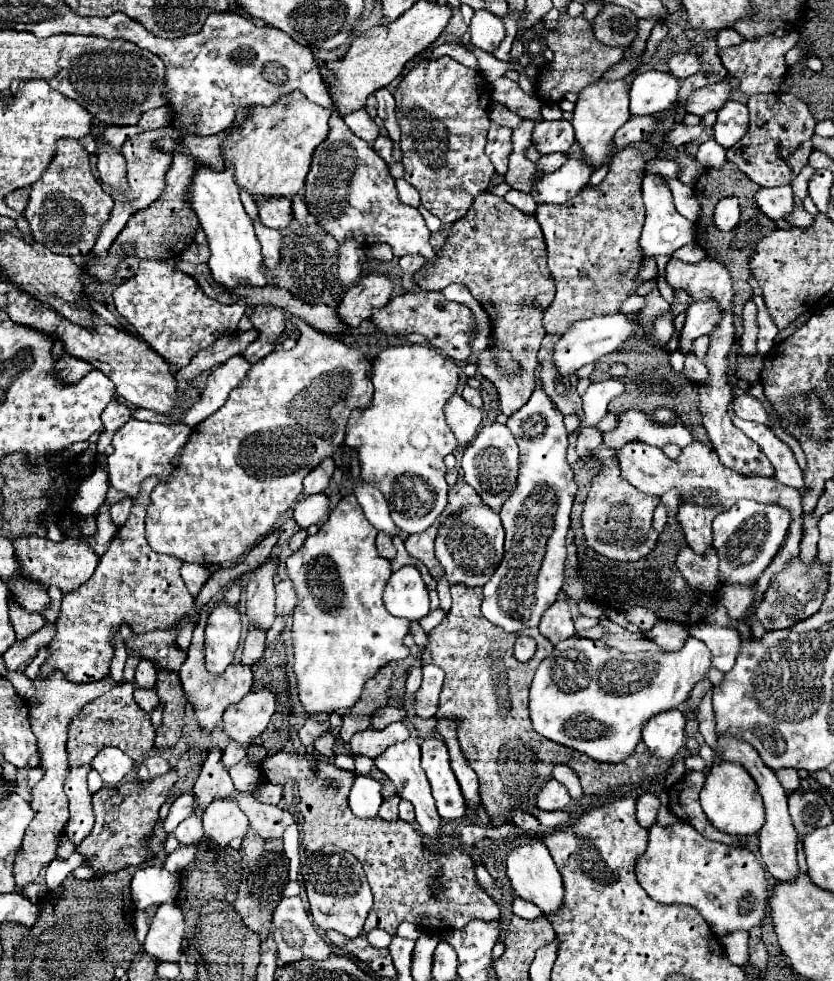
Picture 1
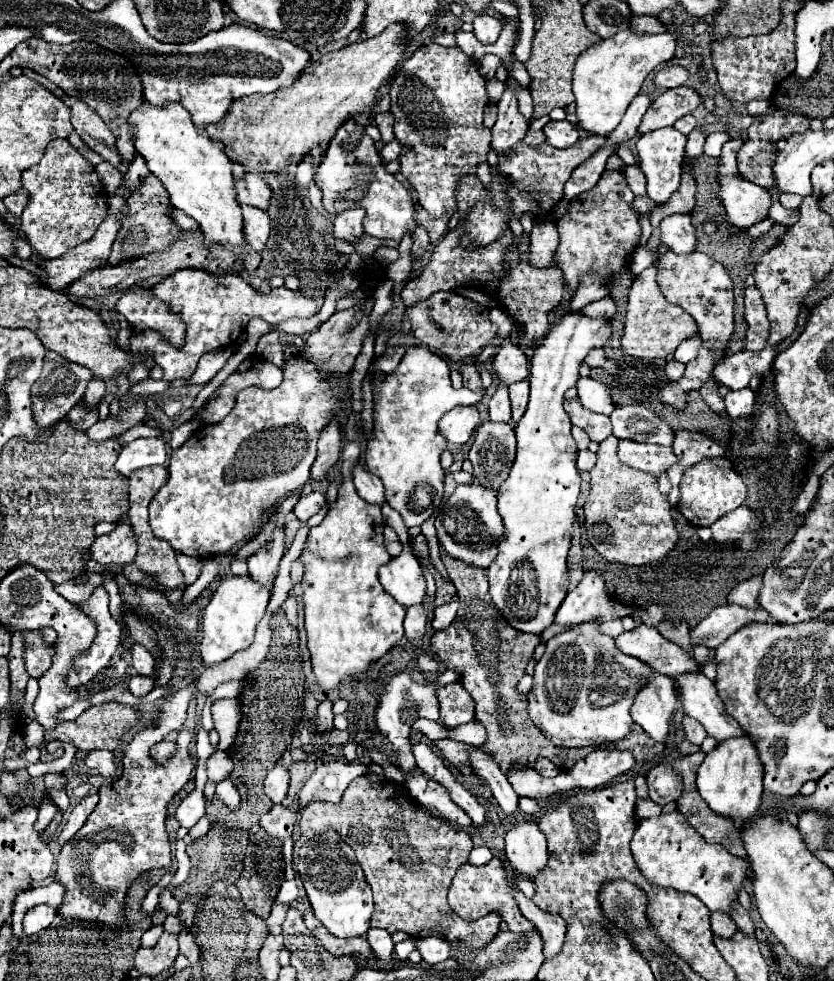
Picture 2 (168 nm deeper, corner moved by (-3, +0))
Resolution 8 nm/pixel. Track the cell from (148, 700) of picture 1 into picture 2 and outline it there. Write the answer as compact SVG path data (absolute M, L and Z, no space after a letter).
M132 675L130 683L128 683L128 689L132 691L134 697L140 699L140 697L148 695L154 689L154 679L152 677L144 677L144 675Z

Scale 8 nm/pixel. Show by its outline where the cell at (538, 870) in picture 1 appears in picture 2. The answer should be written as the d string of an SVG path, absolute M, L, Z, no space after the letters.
M520 821L506 835L506 861L528 879L536 879L548 863L548 845L536 823Z

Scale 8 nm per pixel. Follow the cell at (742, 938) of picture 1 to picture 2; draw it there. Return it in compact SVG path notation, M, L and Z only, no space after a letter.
M710 913L710 919L712 919L712 931L720 937L732 937L738 931L734 921L724 913Z

